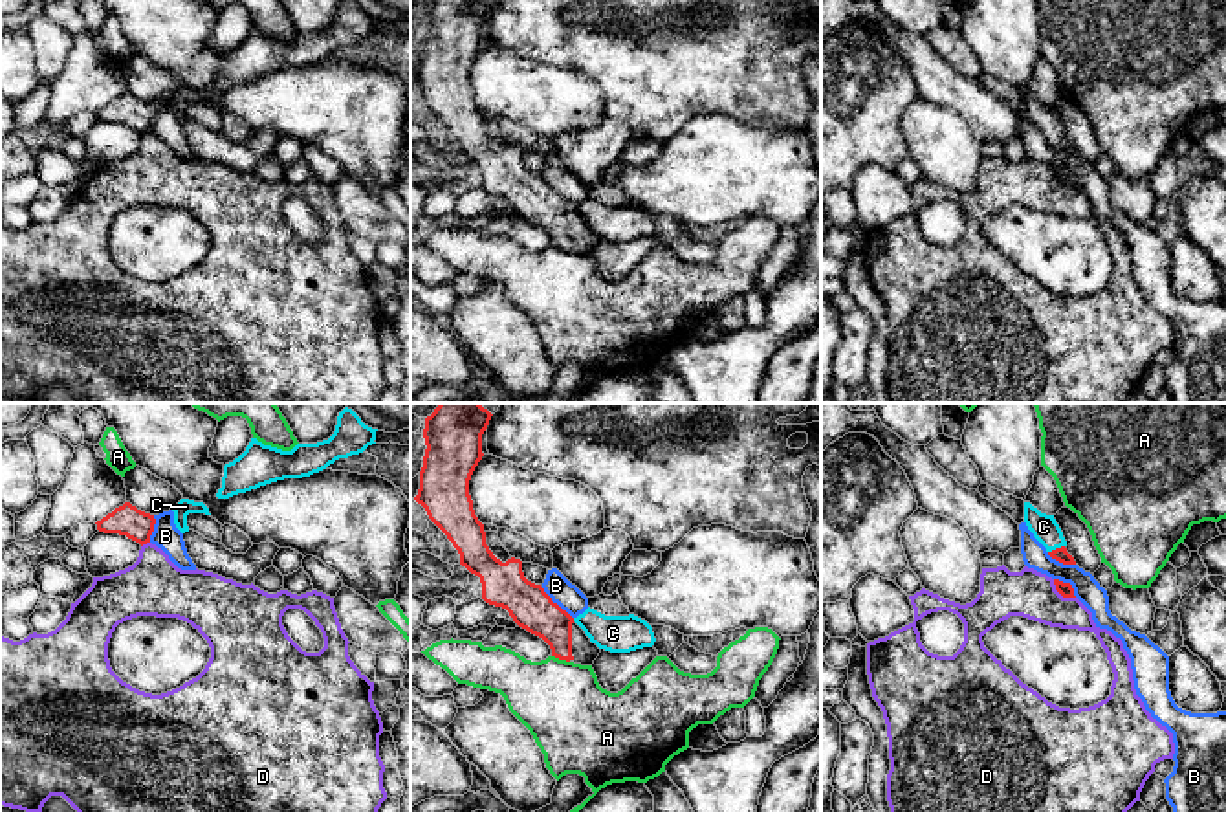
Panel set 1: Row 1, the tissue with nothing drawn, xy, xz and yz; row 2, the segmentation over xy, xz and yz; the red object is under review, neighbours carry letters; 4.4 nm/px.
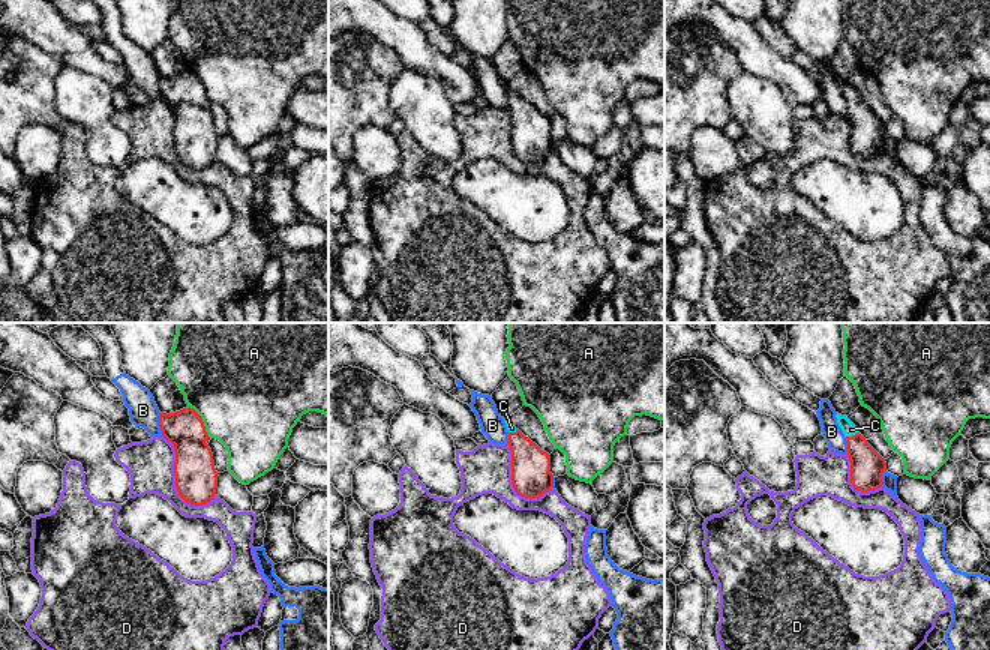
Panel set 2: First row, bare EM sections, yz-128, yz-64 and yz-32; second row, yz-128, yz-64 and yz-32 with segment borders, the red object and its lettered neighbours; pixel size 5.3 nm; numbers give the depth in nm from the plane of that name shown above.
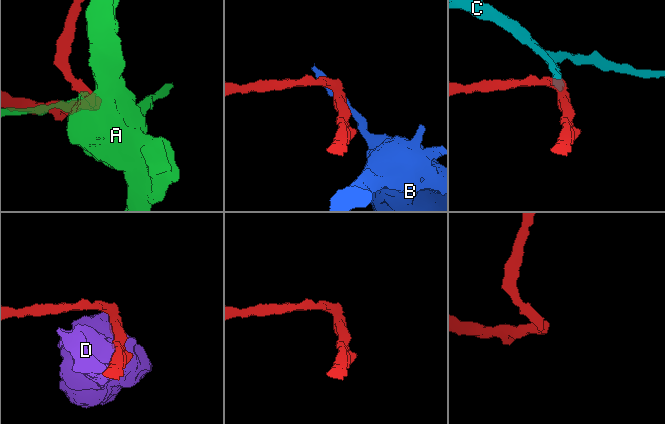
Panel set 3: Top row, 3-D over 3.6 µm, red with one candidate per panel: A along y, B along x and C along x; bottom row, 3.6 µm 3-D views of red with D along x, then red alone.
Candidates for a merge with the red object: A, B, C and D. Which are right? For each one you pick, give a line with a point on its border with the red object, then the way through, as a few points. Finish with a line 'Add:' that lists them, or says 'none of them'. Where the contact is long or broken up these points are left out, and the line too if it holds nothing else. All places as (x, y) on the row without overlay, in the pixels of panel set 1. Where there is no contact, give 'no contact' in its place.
Add: none of them

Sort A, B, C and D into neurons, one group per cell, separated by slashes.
A / B / C / D

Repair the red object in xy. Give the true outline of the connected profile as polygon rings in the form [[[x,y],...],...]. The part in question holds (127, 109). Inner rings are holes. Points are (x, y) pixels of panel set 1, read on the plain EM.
[[[125,92],[95,114],[99,121],[126,125],[143,136],[150,132],[156,108],[154,104],[137,99],[130,92]]]

